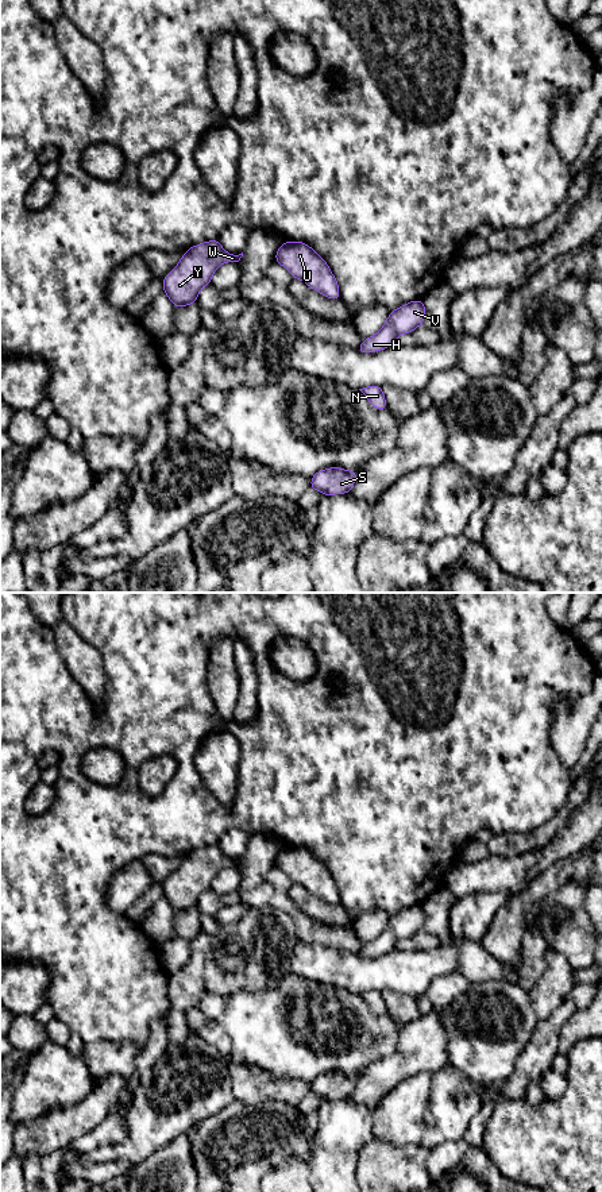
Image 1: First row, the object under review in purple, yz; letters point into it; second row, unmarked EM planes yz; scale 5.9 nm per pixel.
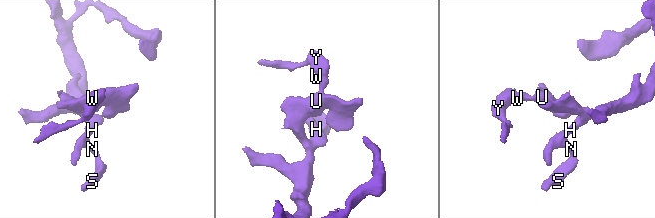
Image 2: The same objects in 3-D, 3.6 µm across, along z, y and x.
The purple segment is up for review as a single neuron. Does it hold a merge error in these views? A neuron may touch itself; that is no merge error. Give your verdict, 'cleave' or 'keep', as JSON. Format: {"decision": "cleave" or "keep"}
{"decision": "keep"}

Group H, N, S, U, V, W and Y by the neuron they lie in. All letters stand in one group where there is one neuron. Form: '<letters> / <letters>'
H N S U V W Y

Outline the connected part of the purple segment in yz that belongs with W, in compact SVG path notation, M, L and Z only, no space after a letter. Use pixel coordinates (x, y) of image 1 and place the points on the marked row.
M217 239L190 247L180 263L165 277L163 292L173 305L182 308L197 302L198 292L211 283L216 269L227 262L239 262L239 255L228 254Z

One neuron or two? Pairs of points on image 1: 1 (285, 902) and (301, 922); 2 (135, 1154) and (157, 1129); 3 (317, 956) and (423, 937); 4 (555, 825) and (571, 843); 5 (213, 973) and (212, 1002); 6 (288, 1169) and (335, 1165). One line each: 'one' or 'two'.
1: one
2: one
3: two
4: two
5: two
6: two

